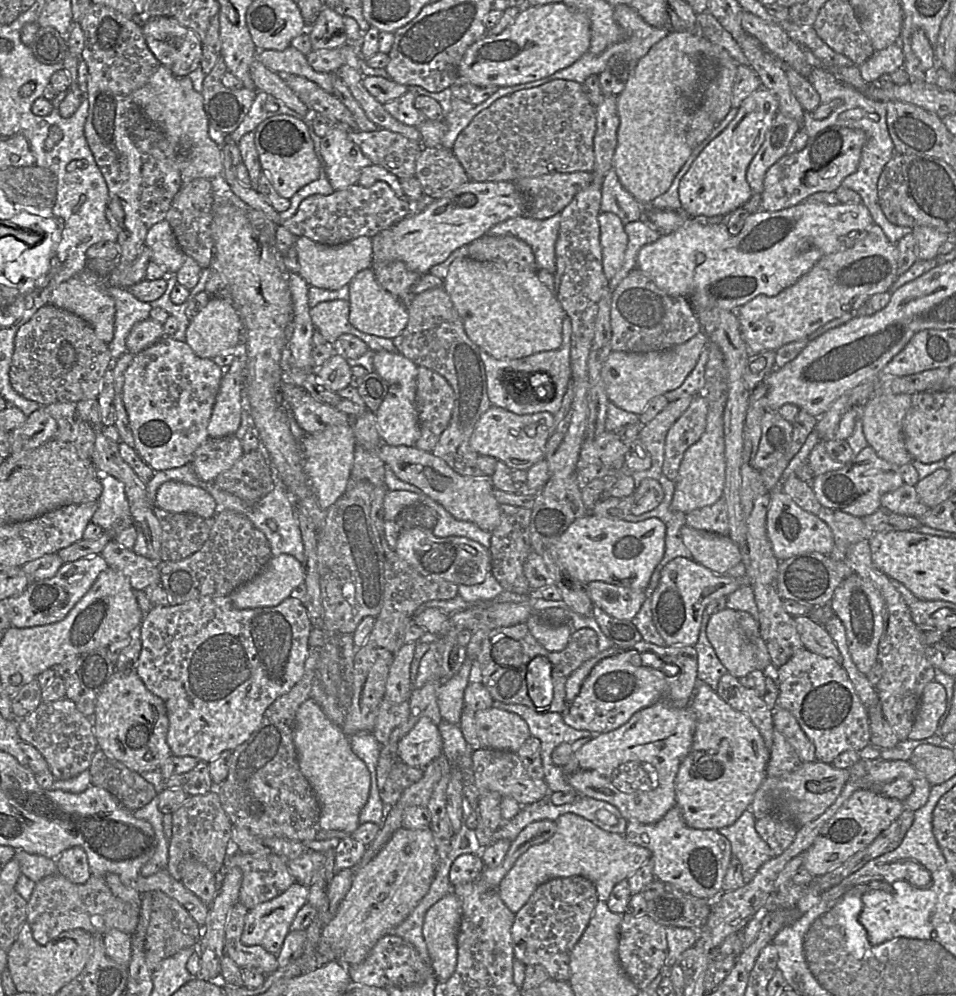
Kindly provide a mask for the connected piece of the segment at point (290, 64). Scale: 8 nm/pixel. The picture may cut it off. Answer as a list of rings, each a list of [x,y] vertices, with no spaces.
[[[290,45],[283,51],[259,50],[257,58],[270,70],[280,75],[304,77],[320,88],[333,93],[333,74],[315,71],[307,62],[306,55]]]

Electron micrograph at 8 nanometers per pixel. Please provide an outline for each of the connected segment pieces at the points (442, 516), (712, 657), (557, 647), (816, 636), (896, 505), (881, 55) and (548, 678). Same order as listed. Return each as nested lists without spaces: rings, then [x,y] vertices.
[[[418,495],[423,499],[423,501],[421,501],[422,504],[430,507],[436,512],[437,523],[431,530],[435,537],[466,537],[480,543],[489,549],[492,532],[482,530],[472,522],[457,520],[452,515],[450,515],[441,505],[431,500],[427,495]]]
[[[706,613],[703,614],[699,638],[694,648],[697,652],[698,681],[707,683],[716,691],[720,678],[728,671],[717,657],[714,648],[707,638],[706,628],[710,617]]]
[[[534,612],[525,622],[533,637],[548,651],[559,652],[569,641],[573,629],[570,625],[554,625],[542,620]]]
[[[809,616],[794,617],[797,631],[806,650],[832,658],[842,666],[842,655],[825,627]]]
[[[905,483],[893,491],[884,493],[880,498],[880,503],[893,513],[917,519],[929,509],[919,500],[915,486]]]
[[[894,43],[885,49],[874,53],[861,65],[859,70],[862,79],[870,84],[883,74],[891,74],[903,68],[904,55],[899,43]]]
[[[535,657],[527,668],[528,693],[538,707],[548,707],[553,699],[552,665],[545,657]]]

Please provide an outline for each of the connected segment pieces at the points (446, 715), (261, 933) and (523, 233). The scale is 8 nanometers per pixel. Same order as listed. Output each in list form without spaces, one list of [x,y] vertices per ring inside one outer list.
[[[467,656],[459,671],[437,690],[438,706],[443,721],[457,724],[464,708],[464,693],[469,684],[472,660]]]
[[[296,881],[279,896],[260,903],[249,910],[245,918],[241,937],[242,943],[245,945],[261,945],[267,951],[277,955],[286,936],[291,931],[291,924],[297,912],[308,902],[309,893],[309,886]]]
[[[560,213],[543,220],[519,216],[494,225],[485,234],[489,236],[511,235],[523,240],[532,248],[536,261],[536,272],[545,270],[554,274],[556,269],[555,244],[559,234],[560,220]]]

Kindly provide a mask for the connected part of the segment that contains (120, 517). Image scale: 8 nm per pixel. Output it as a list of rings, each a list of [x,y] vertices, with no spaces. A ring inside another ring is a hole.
[[[99,473],[99,479],[102,492],[91,522],[100,526],[103,532],[112,532],[115,538],[120,530],[133,524],[124,484],[109,474]]]

